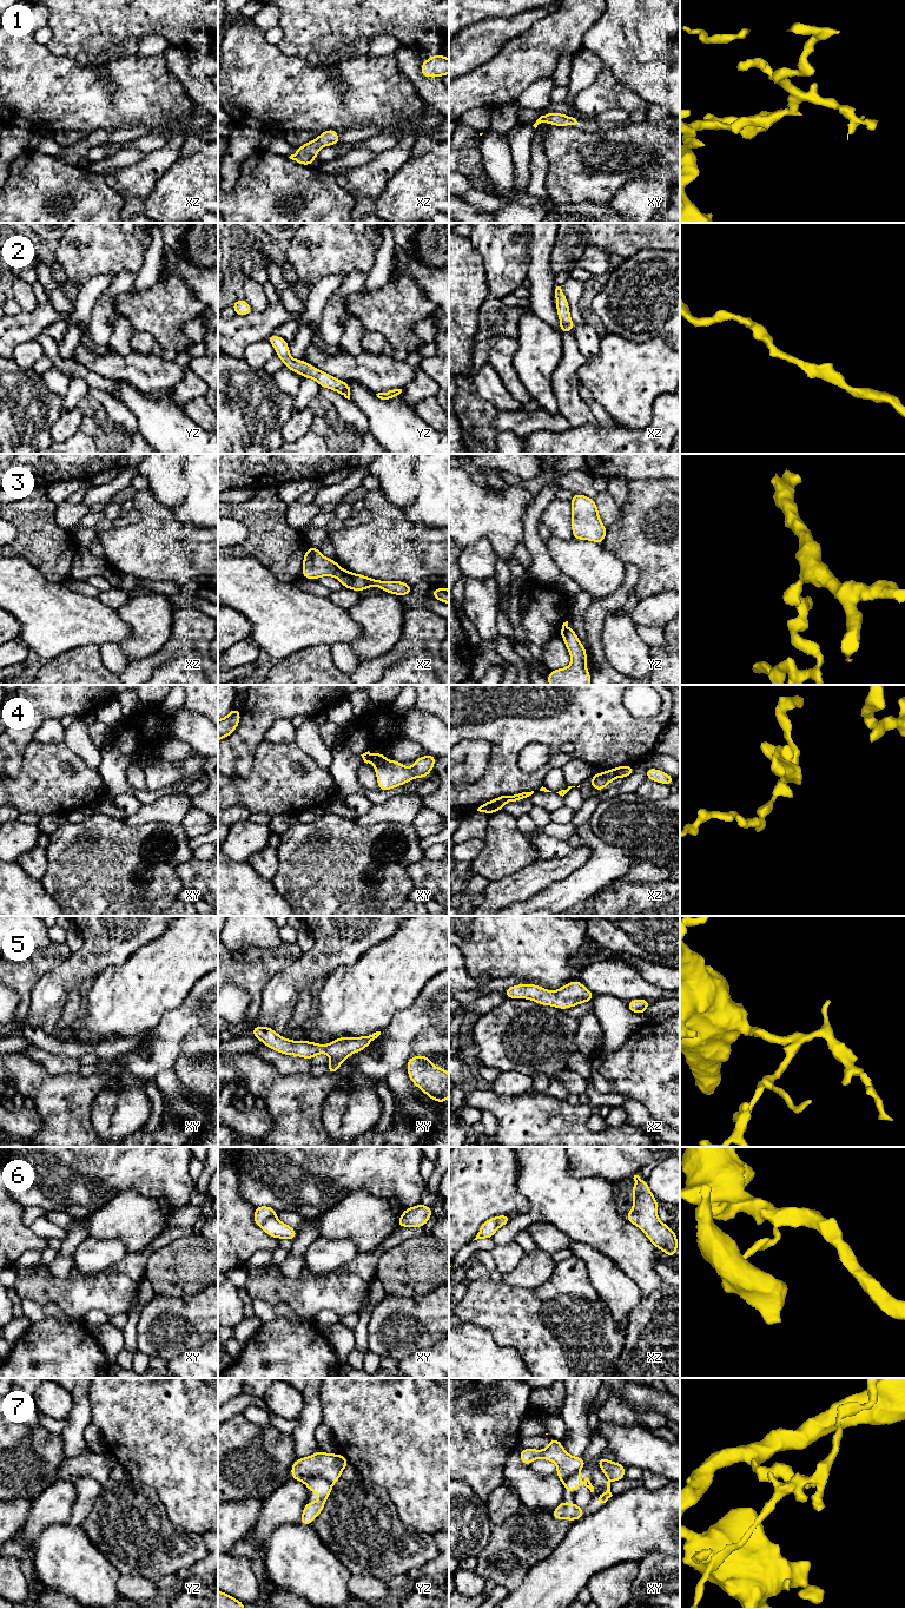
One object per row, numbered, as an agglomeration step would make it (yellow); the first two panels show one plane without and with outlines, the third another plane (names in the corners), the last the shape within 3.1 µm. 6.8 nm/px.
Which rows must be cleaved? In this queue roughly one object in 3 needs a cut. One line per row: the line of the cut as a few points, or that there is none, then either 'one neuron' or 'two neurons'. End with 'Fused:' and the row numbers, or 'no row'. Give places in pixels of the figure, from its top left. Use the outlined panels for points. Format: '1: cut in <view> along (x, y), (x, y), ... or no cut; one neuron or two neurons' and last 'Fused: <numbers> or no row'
1: no cut; one neuron
2: no cut; one neuron
3: cut in xz along (339, 567), (332, 574); two neurons
4: cut in xy along (387, 760), (375, 765); two neurons
5: no cut; one neuron
6: cut in xy along (273, 1215), (269, 1217), (261, 1227); two neurons
7: cut in yz along (304, 1481), (311, 1477), (322, 1477), (331, 1484); two neurons
Fused: 3, 4, 6, 7

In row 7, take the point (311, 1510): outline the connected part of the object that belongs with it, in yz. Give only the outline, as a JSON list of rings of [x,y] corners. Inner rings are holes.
[[[316,1477],[304,1482],[308,1490],[319,1493],[318,1502],[308,1502],[303,1508],[303,1514],[299,1523],[303,1525],[311,1525],[313,1519],[322,1512],[328,1497],[332,1491],[332,1484],[323,1478]]]

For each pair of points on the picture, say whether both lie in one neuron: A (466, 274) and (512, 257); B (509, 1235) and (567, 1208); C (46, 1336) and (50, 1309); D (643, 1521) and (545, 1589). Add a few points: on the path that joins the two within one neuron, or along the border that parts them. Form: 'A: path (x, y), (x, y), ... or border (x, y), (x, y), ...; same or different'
A: border (471, 243), (482, 257), (487, 287), (490, 291); different
B: path (522, 1221), (533, 1217), (540, 1209), (553, 1208); same
C: border (25, 1299), (54, 1304), (71, 1320); different
D: path (619, 1531), (593, 1543), (569, 1567); same

